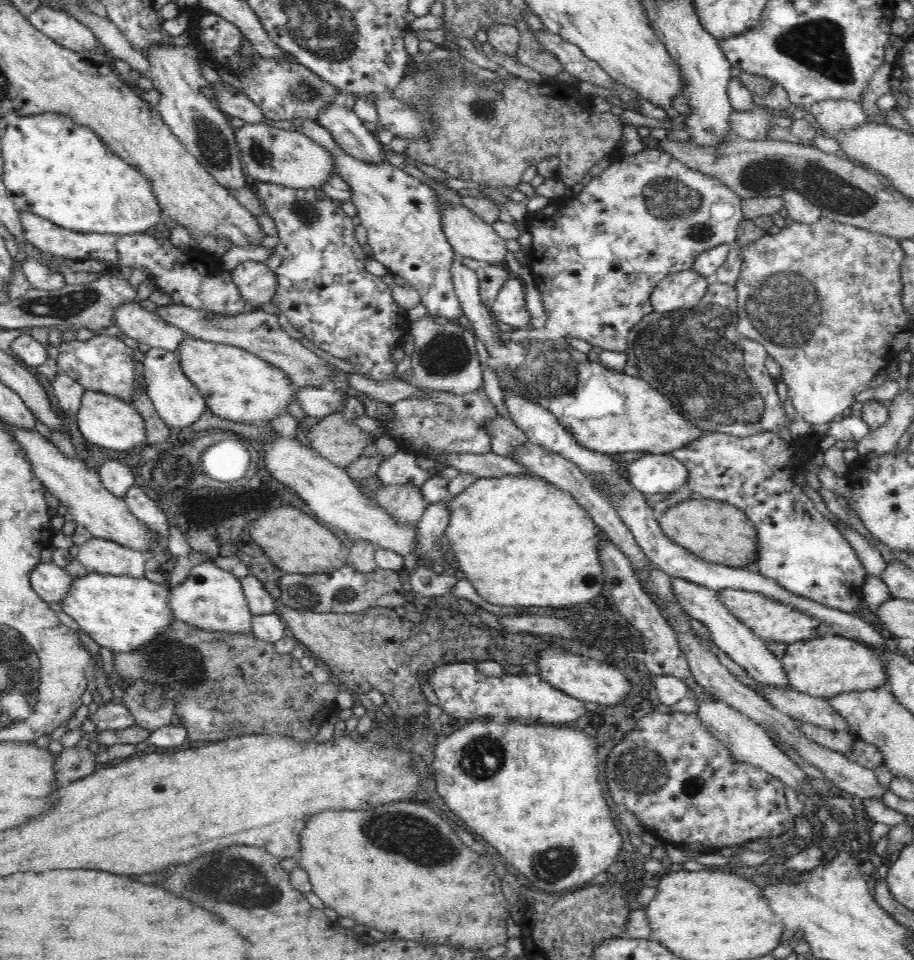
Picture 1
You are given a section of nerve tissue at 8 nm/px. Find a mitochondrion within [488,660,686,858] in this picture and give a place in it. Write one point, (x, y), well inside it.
(643, 771)

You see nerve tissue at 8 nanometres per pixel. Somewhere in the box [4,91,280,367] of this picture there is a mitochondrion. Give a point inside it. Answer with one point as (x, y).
(67, 305)

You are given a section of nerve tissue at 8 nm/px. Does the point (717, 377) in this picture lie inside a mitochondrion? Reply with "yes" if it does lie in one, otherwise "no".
yes

